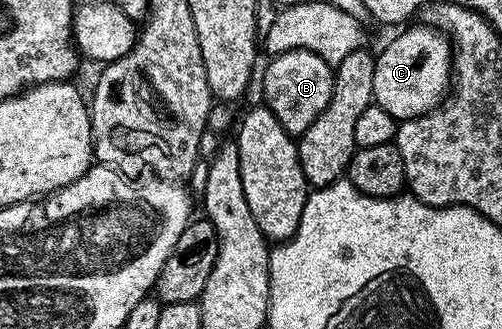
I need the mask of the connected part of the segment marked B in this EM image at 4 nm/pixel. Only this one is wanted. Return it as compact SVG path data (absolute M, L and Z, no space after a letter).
M291 50L275 55L272 63L264 70L264 98L263 105L268 107L274 116L278 116L278 124L286 128L286 132L299 136L318 120L322 108L330 104L330 96L334 88L333 67L328 65L322 56L309 50Z

